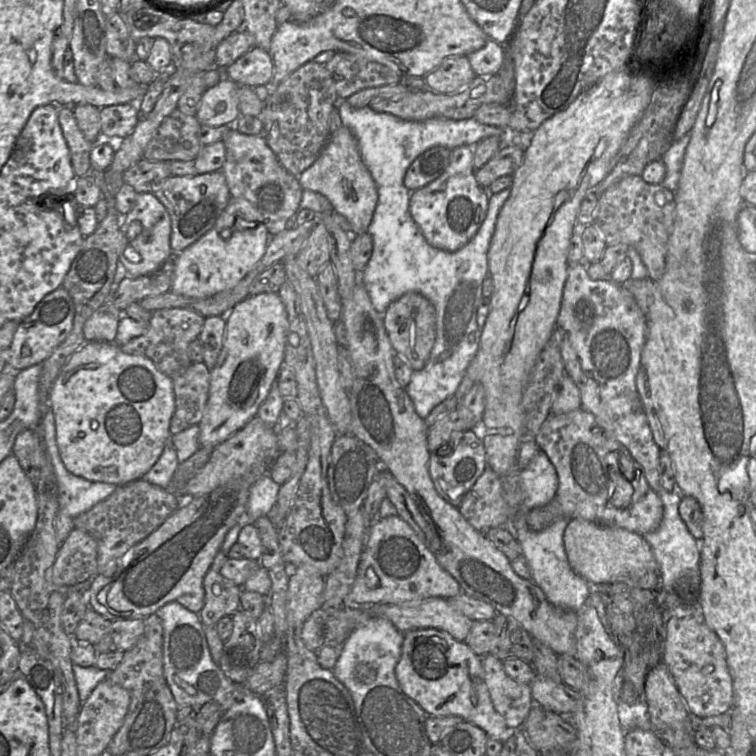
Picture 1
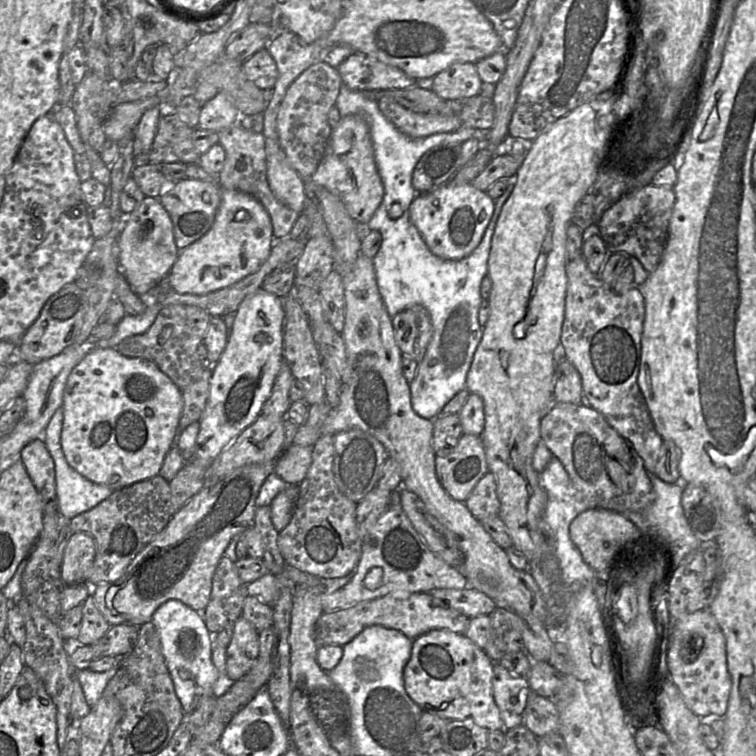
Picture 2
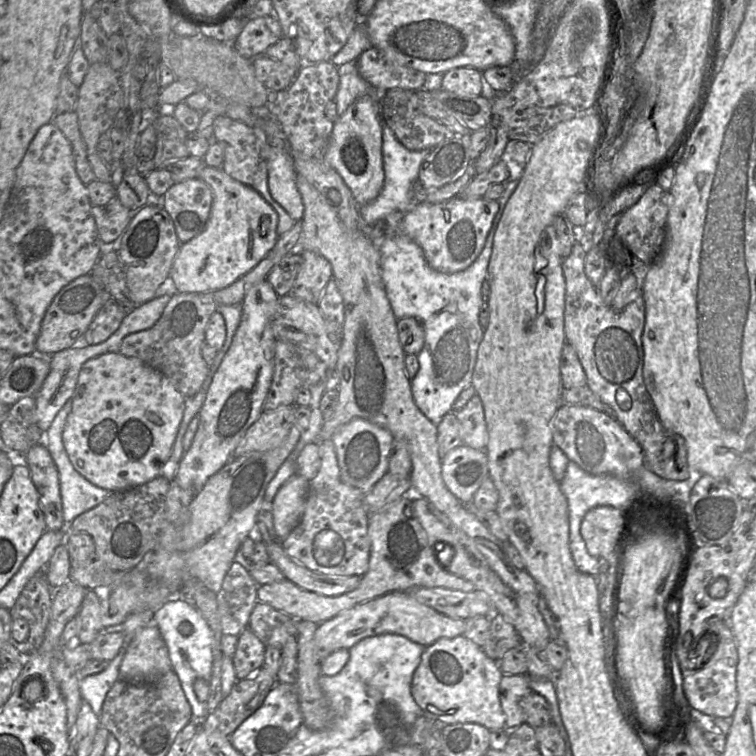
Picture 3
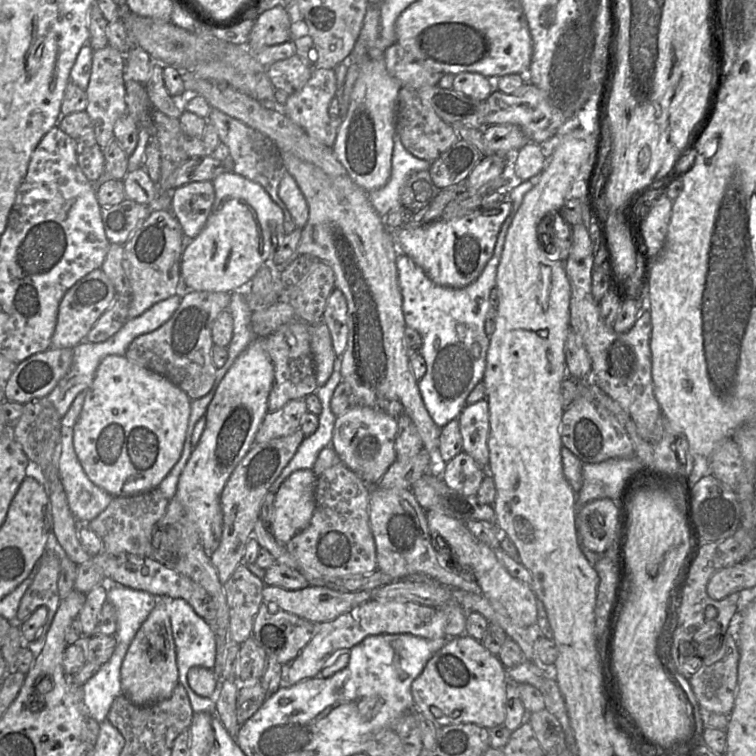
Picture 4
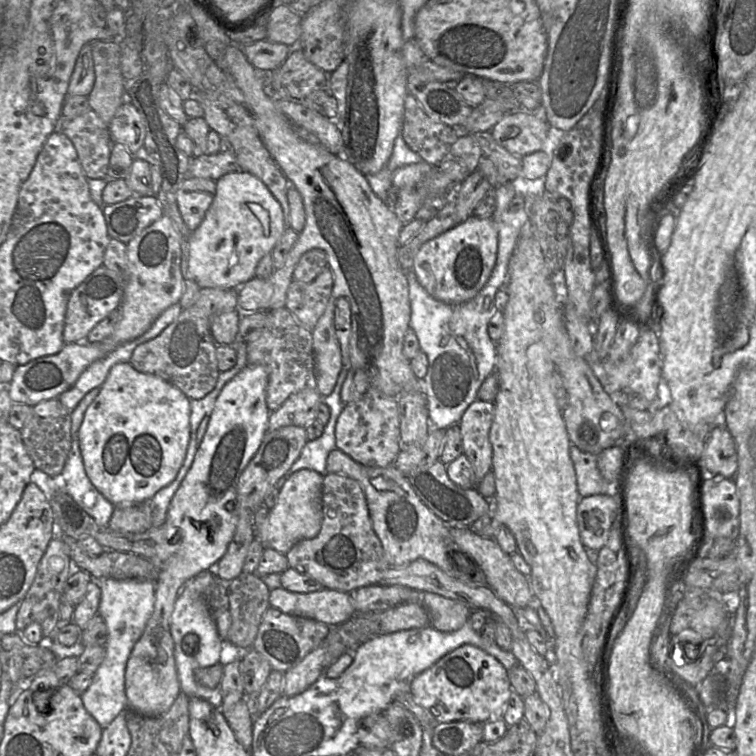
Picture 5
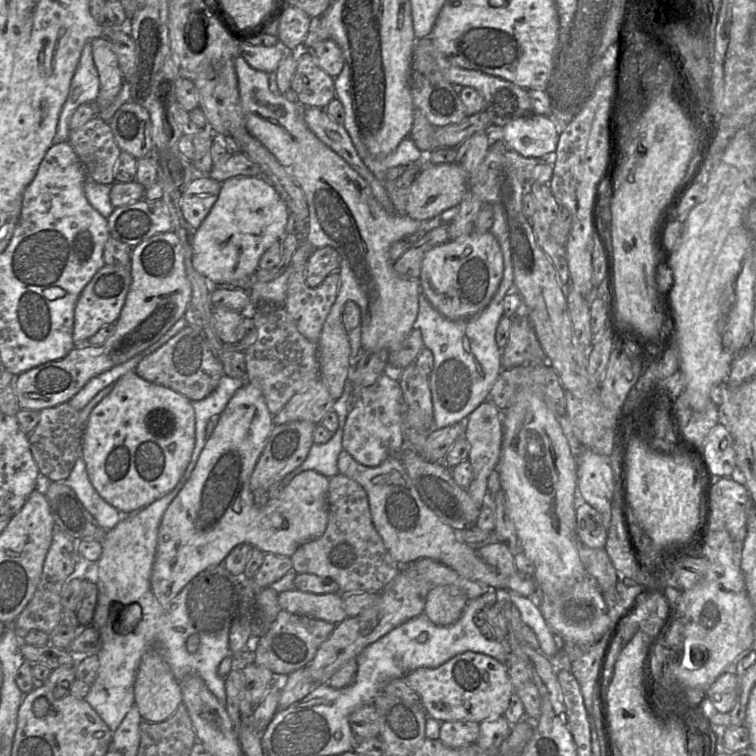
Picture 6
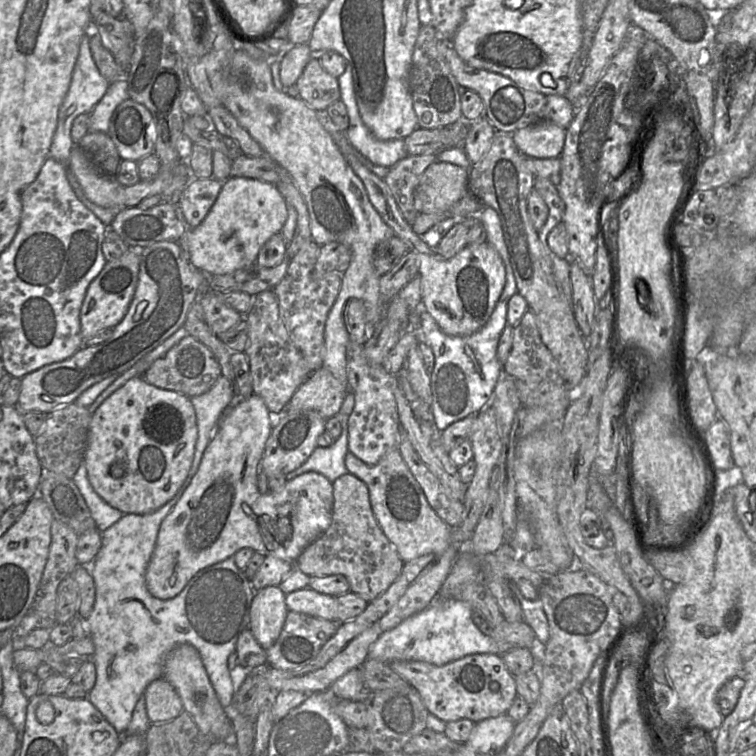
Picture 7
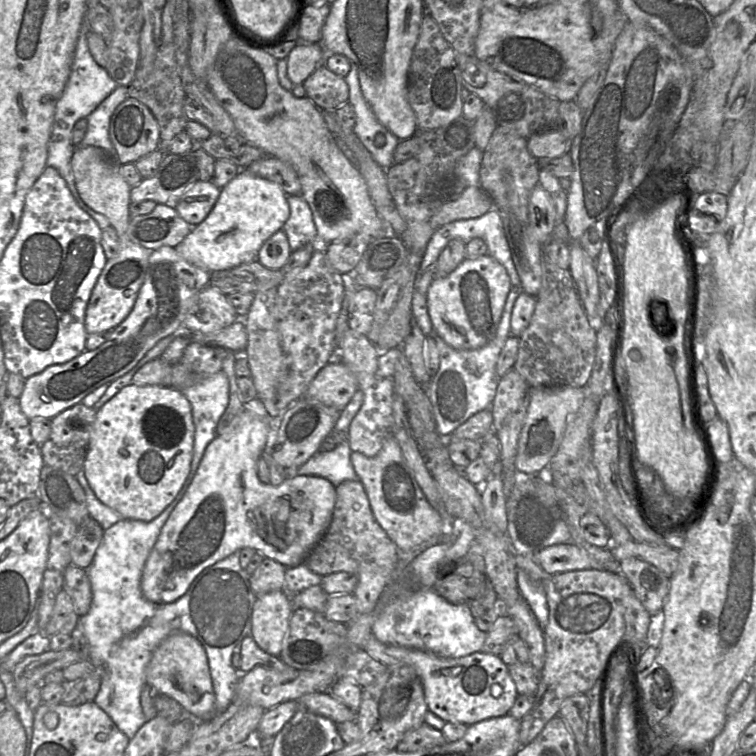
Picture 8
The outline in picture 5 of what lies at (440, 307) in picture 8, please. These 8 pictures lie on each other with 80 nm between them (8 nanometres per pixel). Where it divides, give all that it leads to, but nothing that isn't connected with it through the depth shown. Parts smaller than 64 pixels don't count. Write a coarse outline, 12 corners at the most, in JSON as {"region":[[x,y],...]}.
{"region":[[472,215],[424,243],[434,298],[473,299],[496,265],[494,221]]}

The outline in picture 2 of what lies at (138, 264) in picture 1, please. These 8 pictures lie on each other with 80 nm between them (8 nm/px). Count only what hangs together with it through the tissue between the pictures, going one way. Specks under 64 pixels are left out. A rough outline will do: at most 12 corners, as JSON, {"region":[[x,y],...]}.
{"region":[[146,196],[125,217],[119,265],[145,297],[179,252],[168,212]]}

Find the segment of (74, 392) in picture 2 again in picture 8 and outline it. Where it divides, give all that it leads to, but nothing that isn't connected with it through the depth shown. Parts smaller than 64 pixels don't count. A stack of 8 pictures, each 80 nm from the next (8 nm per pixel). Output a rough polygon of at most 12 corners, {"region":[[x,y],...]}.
{"region":[[130,383],[96,411],[97,498],[151,521],[190,472],[181,390]]}

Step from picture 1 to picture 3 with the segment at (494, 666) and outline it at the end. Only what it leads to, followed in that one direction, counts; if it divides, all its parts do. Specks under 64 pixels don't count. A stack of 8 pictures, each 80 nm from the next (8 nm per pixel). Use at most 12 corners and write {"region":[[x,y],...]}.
{"region":[[503,674],[499,698],[509,736],[524,723],[528,674]]}

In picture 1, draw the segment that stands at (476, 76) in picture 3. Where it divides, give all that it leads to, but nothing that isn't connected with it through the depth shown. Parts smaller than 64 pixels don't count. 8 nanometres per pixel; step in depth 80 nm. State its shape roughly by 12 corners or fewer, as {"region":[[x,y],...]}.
{"region":[[467,56],[446,57],[424,81],[453,94],[476,76]]}

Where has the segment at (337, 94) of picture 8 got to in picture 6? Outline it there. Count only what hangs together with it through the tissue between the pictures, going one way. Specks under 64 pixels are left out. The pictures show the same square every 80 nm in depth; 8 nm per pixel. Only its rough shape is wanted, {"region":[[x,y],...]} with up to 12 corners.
{"region":[[300,54],[291,89],[305,107],[335,99],[334,78]]}

